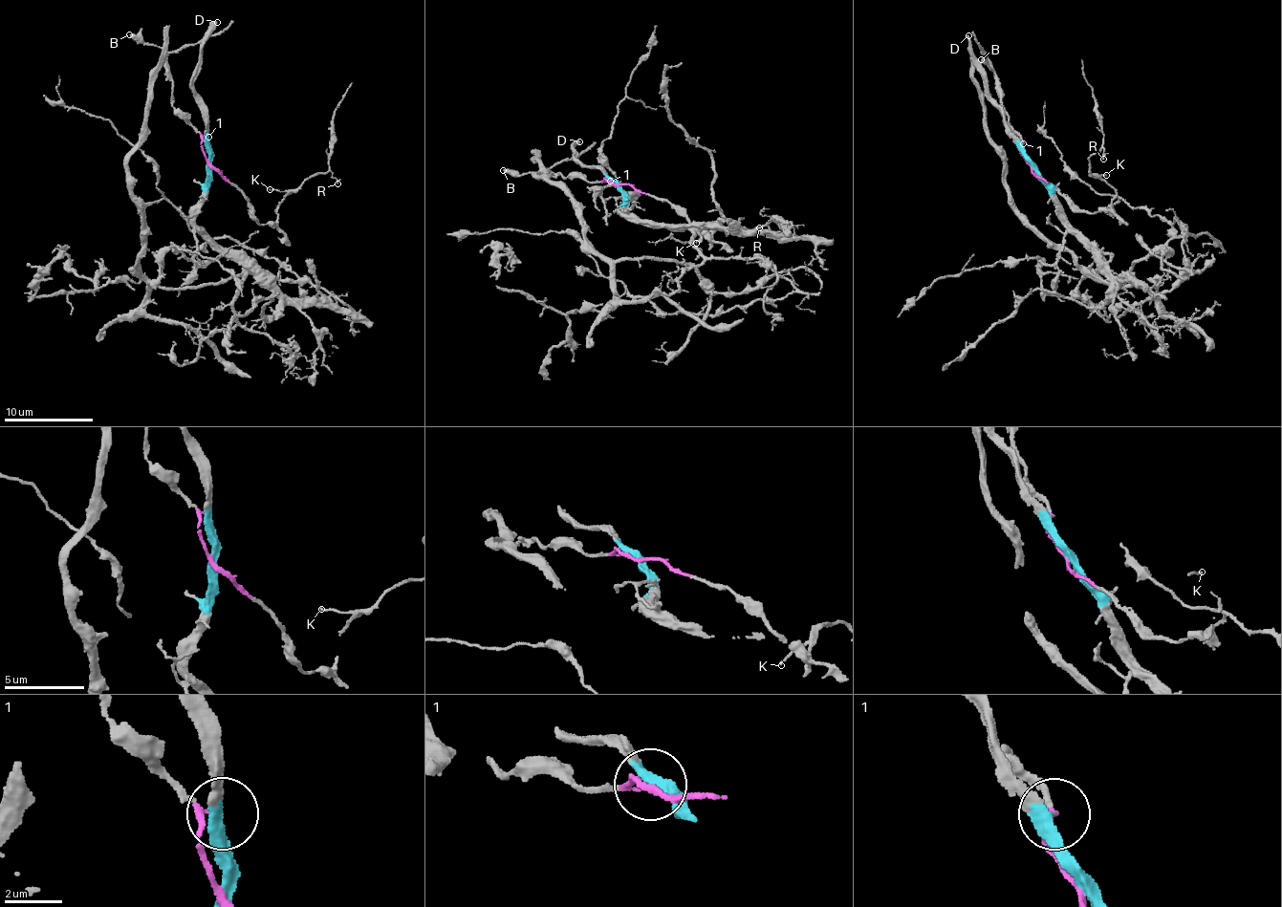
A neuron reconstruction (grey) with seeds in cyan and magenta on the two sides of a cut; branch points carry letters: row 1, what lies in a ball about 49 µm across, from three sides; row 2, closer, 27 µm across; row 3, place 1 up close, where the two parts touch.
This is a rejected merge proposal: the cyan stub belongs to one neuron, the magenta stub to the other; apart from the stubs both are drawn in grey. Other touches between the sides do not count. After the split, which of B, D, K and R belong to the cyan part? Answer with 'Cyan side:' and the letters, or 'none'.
Cyan side: D

